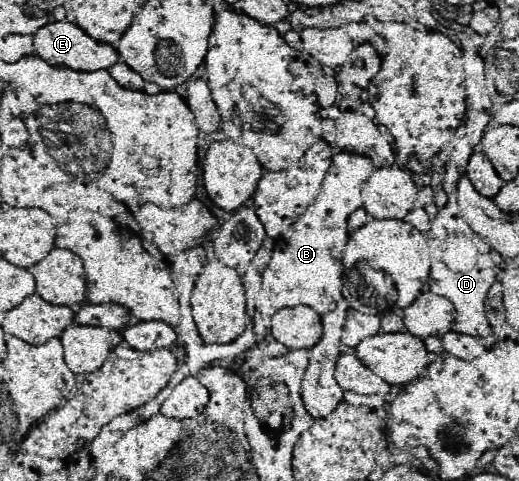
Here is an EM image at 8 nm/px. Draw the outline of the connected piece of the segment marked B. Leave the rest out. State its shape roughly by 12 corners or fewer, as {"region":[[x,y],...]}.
{"region":[[337,151],[317,199],[273,249],[257,309],[341,299],[347,219],[369,157]]}

